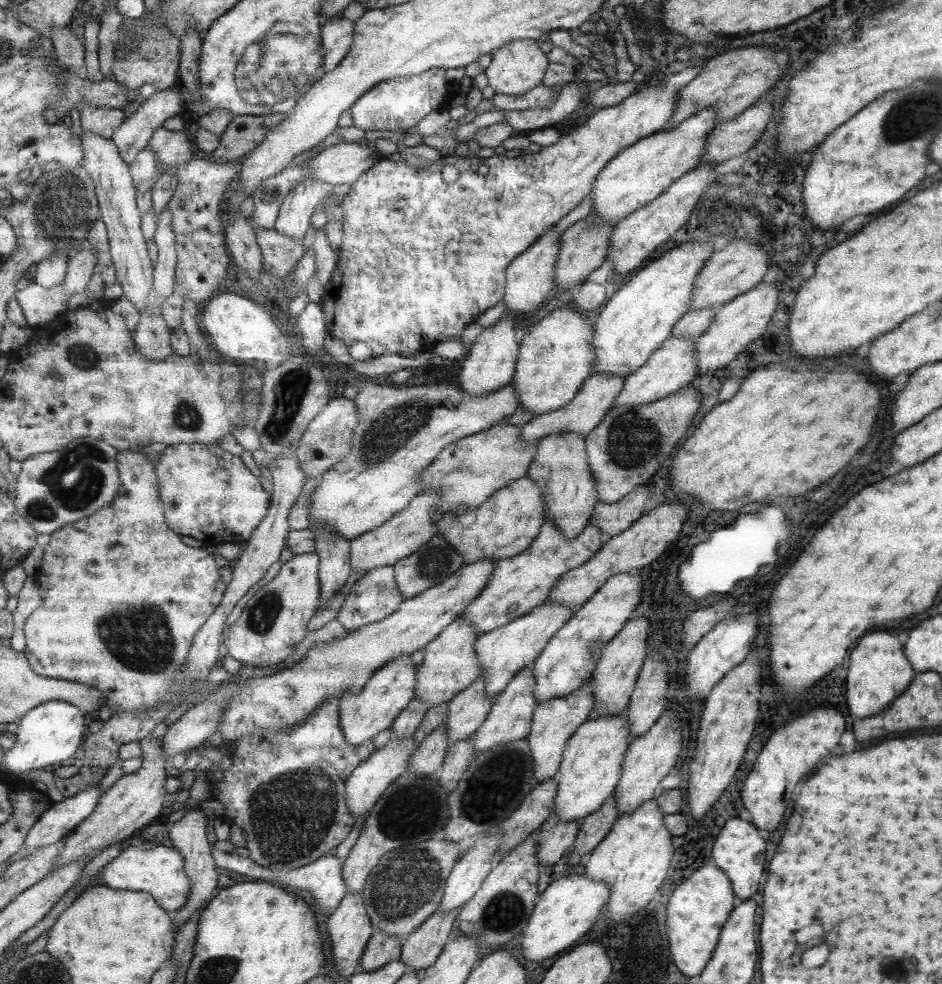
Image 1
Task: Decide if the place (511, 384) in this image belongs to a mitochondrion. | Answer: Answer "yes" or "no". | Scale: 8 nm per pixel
no

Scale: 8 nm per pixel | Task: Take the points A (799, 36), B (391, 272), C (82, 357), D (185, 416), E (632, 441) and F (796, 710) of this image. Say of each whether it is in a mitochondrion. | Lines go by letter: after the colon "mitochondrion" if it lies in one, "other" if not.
A: other
B: mitochondrion
C: mitochondrion
D: mitochondrion
E: mitochondrion
F: other

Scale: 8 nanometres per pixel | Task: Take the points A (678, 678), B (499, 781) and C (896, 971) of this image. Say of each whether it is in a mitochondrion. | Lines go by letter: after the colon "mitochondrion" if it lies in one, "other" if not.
A: other
B: mitochondrion
C: mitochondrion

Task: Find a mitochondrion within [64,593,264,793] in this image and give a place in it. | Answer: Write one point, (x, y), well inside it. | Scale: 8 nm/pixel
(140, 639)

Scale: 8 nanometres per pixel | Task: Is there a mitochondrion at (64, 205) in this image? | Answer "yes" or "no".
yes

